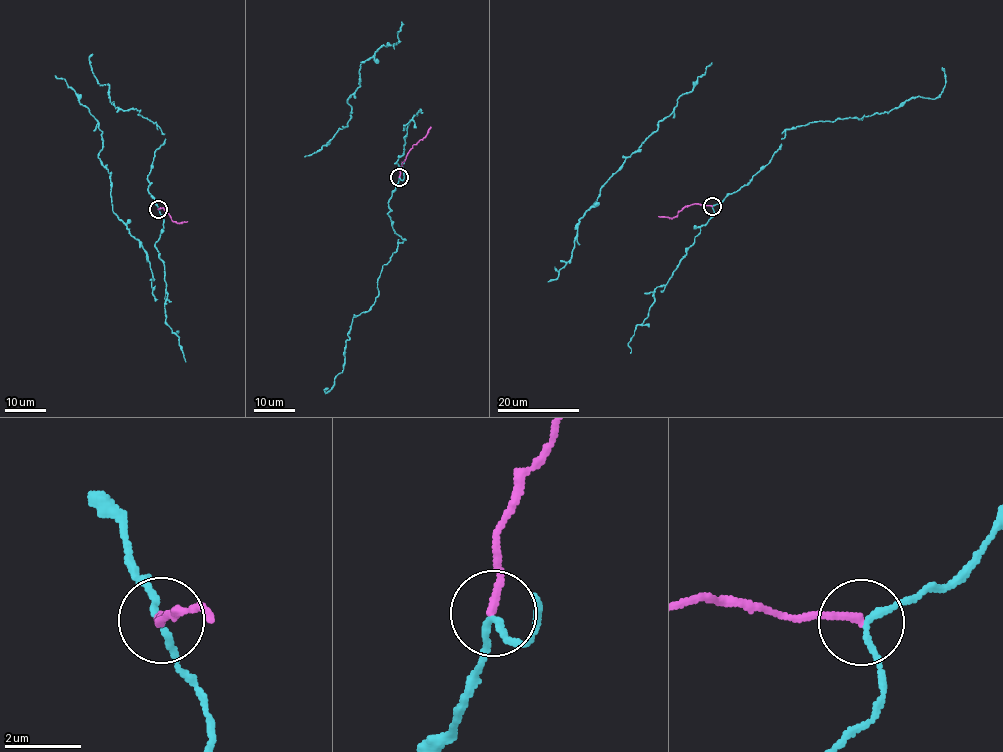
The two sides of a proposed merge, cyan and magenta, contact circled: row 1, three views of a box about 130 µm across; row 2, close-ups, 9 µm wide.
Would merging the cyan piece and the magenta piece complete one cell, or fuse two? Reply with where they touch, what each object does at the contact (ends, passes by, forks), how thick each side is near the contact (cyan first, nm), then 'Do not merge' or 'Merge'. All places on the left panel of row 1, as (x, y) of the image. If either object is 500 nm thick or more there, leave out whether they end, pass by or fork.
Place: (158, 209). At the ring cyan passes by. At the ring magenta ends. Thickness 150 nm (cyan) against 200 nm. Do not merge

